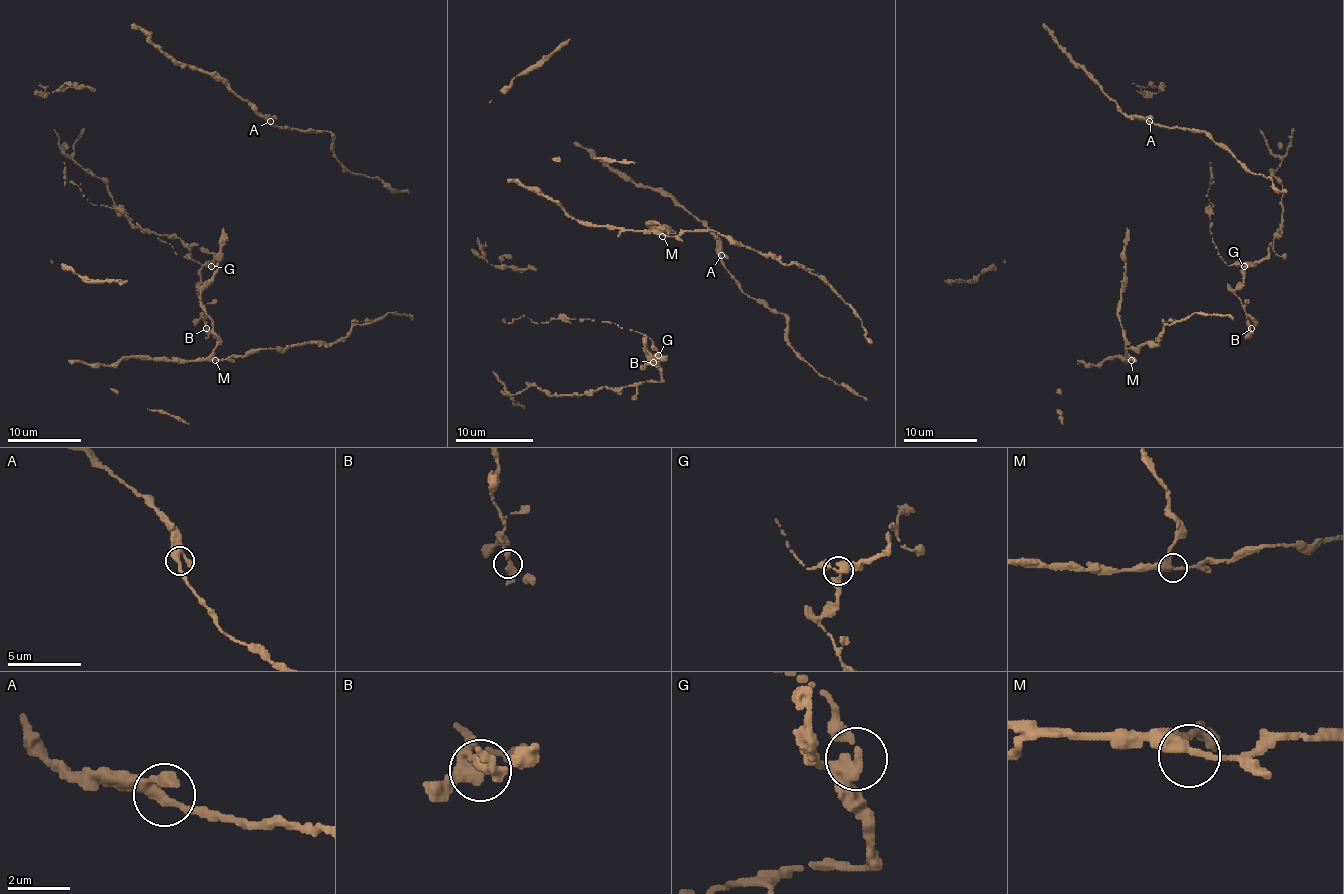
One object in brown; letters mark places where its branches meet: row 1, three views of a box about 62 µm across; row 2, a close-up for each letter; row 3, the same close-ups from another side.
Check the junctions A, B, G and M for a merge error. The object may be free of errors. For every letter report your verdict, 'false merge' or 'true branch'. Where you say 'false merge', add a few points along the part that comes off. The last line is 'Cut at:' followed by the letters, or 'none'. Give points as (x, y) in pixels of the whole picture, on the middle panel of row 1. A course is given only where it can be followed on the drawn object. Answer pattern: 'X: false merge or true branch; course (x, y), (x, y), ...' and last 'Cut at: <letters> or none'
A: true branch
B: true branch
G: false merge; course (658, 354), (645, 335), (622, 329), (616, 323), (565, 319), (534, 323), (522, 315), (511, 323), (503, 321)
M: true branch
Cut at: G

